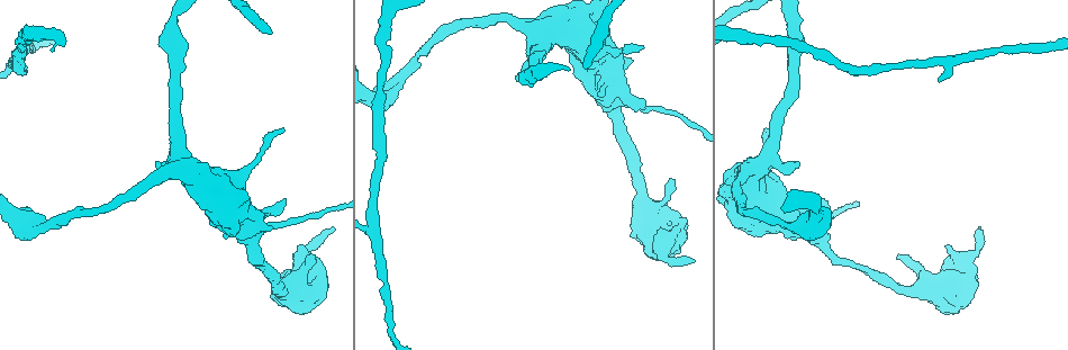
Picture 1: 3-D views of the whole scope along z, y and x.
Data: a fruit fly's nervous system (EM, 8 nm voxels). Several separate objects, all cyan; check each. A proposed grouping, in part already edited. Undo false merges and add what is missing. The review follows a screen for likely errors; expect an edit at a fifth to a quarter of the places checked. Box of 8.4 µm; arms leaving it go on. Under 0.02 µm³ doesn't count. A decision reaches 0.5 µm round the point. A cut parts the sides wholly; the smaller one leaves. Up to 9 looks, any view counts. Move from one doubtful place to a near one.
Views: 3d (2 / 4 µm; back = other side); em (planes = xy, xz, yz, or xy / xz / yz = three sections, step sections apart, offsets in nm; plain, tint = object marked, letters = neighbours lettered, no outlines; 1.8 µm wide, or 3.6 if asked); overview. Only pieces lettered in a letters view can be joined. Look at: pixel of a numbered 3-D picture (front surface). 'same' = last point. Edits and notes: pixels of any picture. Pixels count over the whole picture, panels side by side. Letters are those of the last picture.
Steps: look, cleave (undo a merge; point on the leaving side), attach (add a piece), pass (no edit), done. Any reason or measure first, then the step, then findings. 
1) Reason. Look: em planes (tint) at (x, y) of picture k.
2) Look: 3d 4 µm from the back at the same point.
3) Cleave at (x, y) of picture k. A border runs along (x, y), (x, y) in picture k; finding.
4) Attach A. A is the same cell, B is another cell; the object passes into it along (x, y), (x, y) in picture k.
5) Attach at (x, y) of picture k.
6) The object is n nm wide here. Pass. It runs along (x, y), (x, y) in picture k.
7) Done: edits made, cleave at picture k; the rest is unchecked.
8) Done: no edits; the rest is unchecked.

Sudden change in width. Look: em 3.6 µm planes (plain) at (775, 213) of picture 1.

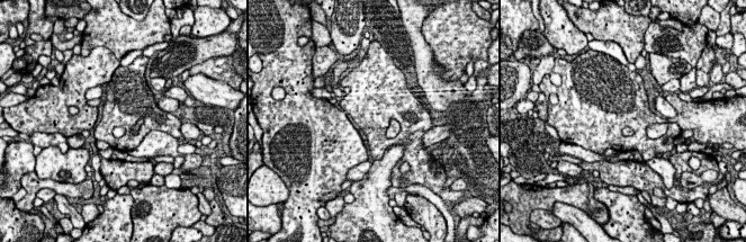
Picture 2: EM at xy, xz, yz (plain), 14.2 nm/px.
See the neighbours. Look: em 3.6 µm planes (letters) at the same point.

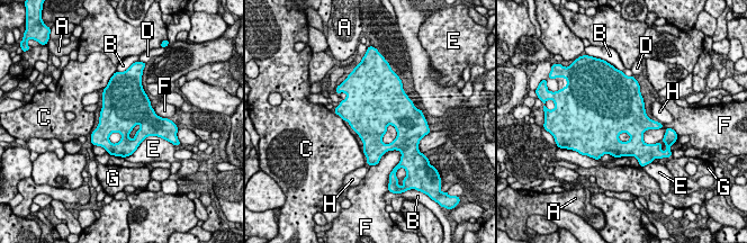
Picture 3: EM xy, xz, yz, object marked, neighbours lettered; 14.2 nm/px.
Pass. A, B, C, D, E, F, G and H are other cells; a border runs along (362, 151), (367, 163) in picture 3; one cell here.

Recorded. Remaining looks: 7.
An open end. Look: em 3.6 µm planes (letters) at (643, 109) of picture 1.

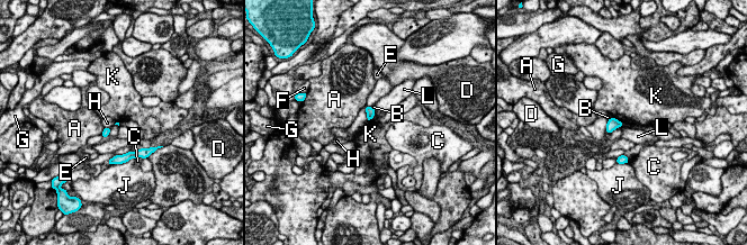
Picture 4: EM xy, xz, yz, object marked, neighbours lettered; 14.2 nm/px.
Pass. A, B, C, D, E, F, G, H, J, K and L are other cells; a border runs along (614, 117), (623, 123) in picture 4; no lettered piece goes on from it.

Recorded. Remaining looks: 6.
An open end. Look: em planes (letters) at (312, 257) of picture 1.

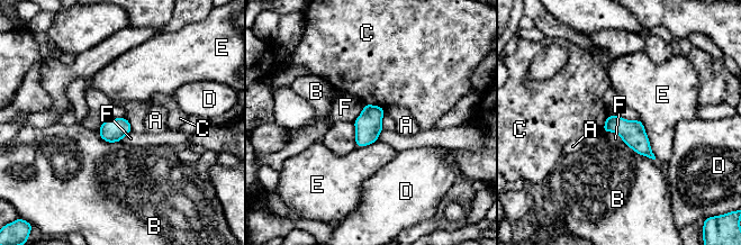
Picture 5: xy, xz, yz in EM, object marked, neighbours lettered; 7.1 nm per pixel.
Pass. A, B, C, D, E and F are other cells; no lettered piece goes on from it.

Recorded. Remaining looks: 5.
A narrow waist. Look: em xy step 4 (tint) at (415, 61) of picture 1.

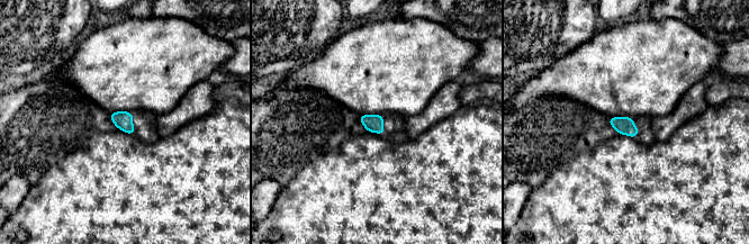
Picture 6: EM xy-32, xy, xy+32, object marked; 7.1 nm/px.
Look: em planes (tint) at the same point.

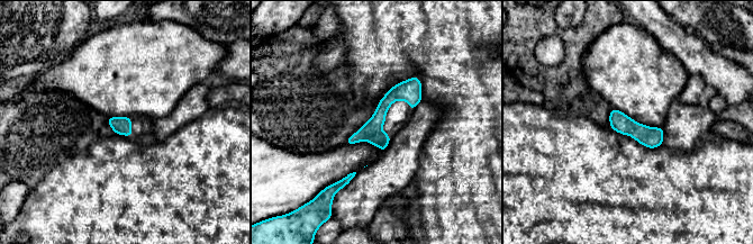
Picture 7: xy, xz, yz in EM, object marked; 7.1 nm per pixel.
Look: em planes (letters) at the same point.

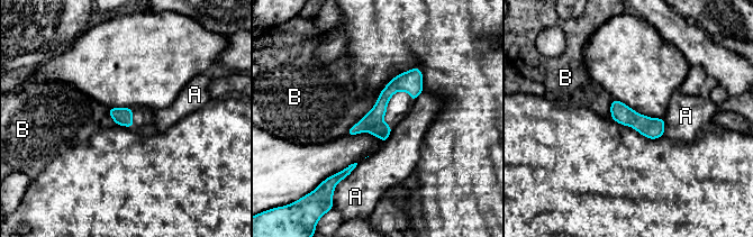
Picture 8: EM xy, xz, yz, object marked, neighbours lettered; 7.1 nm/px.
The object is 130 nm wide here. Pass. A and B are other cells; it runs along (417, 71), (351, 131) in picture 8; all the same cell.

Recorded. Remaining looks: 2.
Done: no edits; the rest is unchecked.

